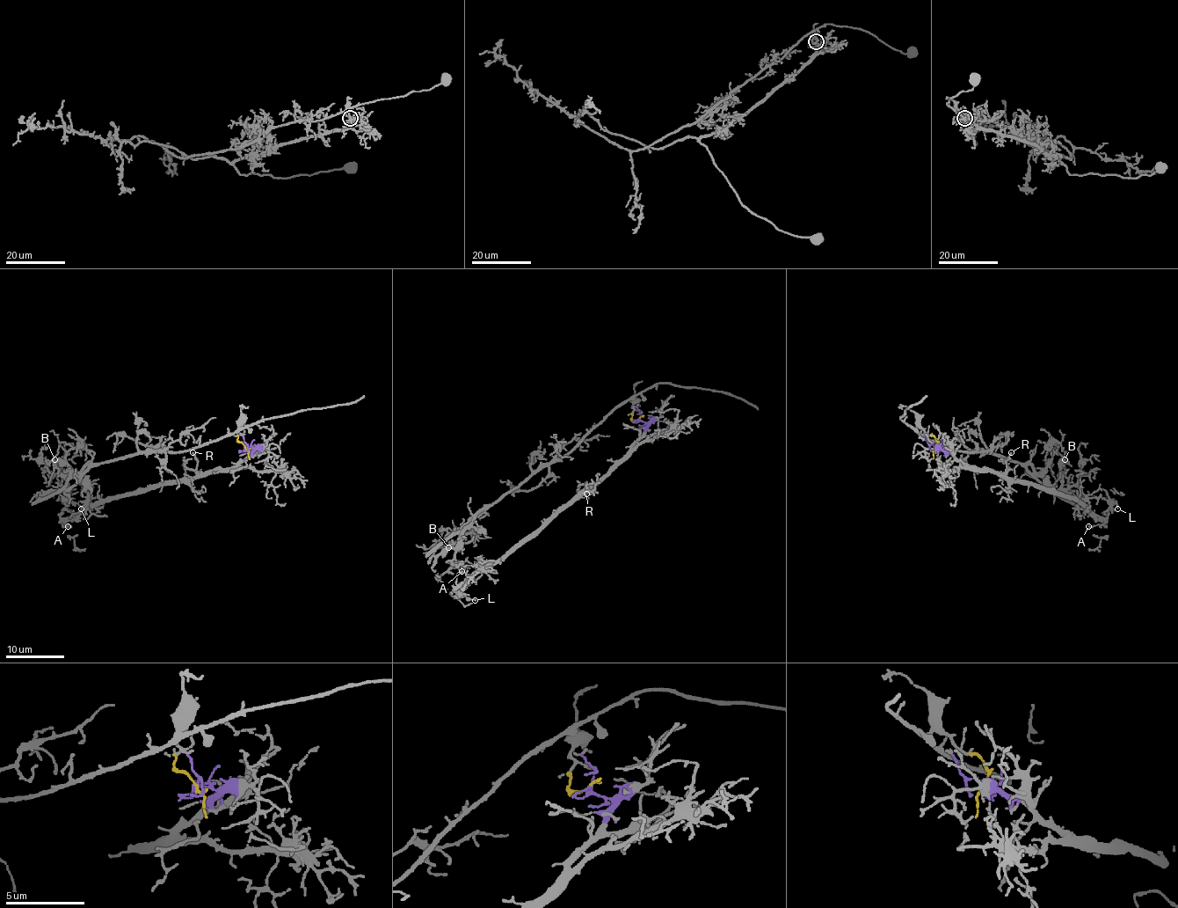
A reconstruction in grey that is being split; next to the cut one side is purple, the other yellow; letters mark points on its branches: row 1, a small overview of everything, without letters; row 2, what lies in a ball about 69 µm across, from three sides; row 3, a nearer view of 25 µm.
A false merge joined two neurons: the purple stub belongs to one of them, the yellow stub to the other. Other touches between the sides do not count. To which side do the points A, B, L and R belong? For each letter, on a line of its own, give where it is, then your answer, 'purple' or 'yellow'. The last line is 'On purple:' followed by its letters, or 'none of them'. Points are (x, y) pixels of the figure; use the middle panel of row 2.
A: (461, 571) | purple
B: (448, 547) | yellow
L: (475, 600) | purple
R: (586, 494) | purple
On purple: A, L, R

